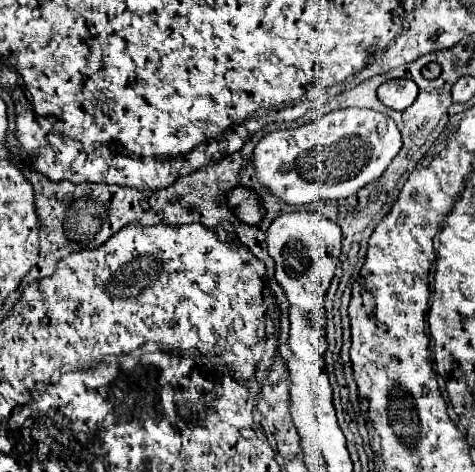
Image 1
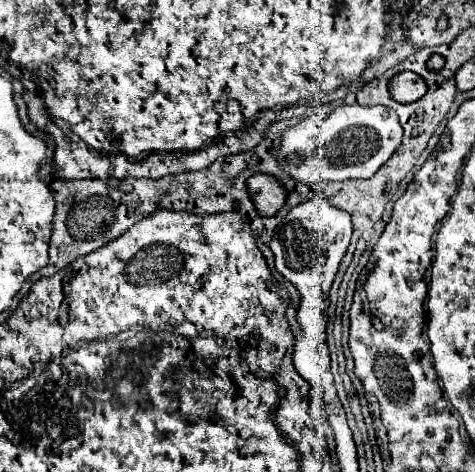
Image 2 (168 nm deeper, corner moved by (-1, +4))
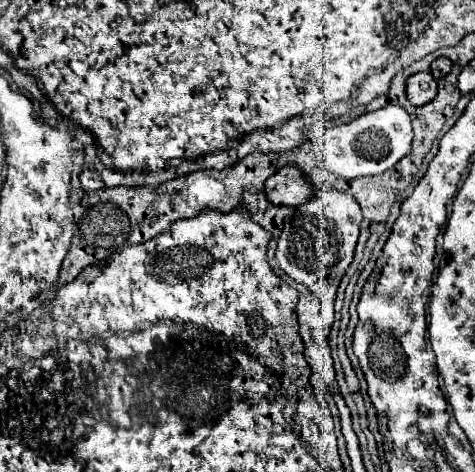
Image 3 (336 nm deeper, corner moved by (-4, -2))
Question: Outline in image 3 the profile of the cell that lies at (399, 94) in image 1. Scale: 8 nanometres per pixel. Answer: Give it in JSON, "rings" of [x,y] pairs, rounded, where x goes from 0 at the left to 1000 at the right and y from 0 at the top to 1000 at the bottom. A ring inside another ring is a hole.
{"rings":[[[880,153],[859,165],[859,212],[867,225],[893,225],[918,203],[918,169],[905,153]]]}

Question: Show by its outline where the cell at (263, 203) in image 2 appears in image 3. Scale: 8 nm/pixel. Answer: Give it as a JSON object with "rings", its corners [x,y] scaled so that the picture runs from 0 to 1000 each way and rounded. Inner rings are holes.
{"rings":[[[623,352],[589,356],[560,386],[564,424],[581,436],[632,436],[657,415],[657,386]]]}

